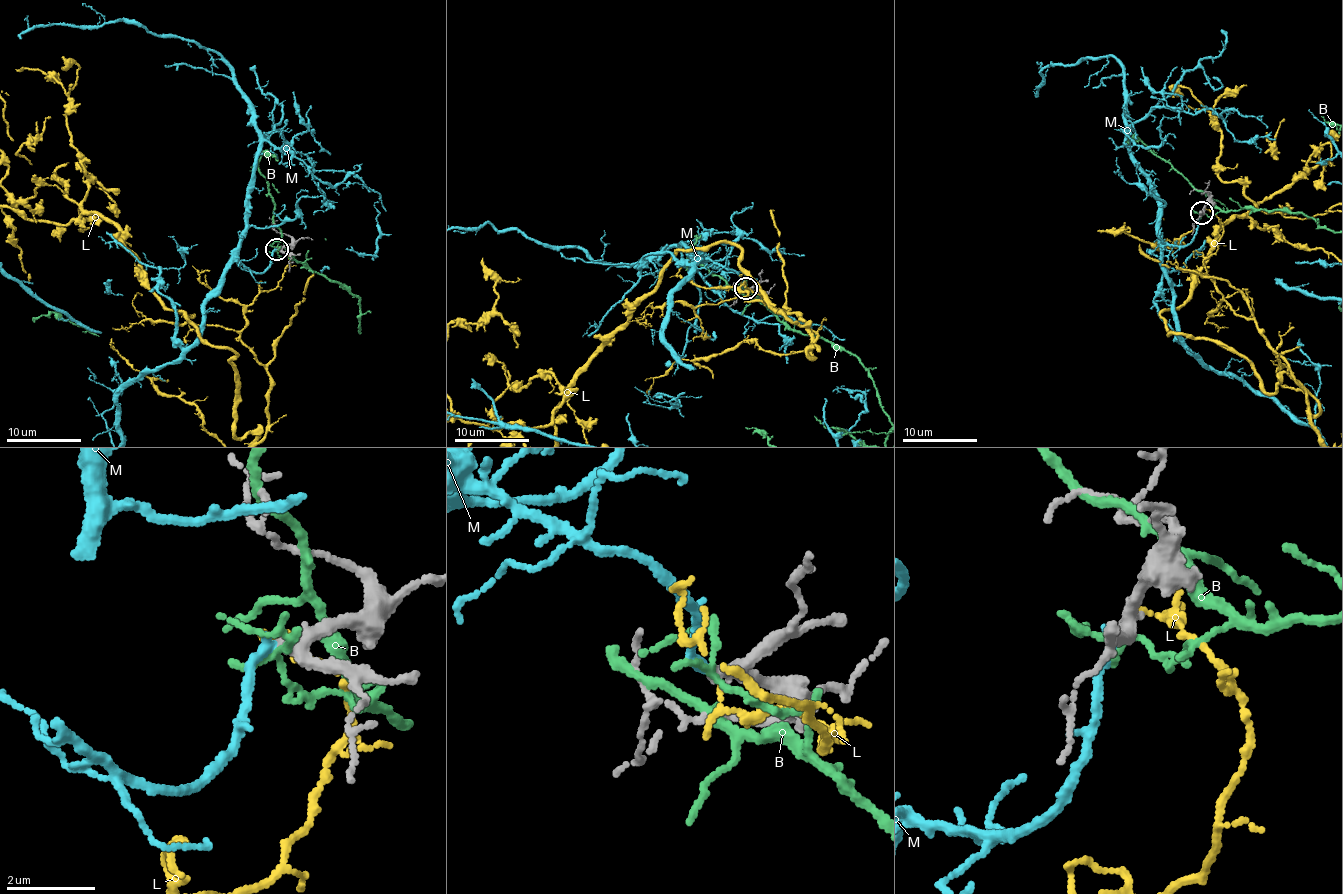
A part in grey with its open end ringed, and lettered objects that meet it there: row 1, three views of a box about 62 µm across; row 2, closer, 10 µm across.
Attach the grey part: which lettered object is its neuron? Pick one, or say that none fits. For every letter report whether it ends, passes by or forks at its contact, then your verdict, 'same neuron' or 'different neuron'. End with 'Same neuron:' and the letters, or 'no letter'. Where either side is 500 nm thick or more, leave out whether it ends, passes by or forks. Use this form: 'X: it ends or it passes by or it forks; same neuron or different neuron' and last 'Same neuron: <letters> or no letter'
B: it passes by; different neuron
L: it passes by; different neuron
M: it ends; same neuron
Same neuron: M

